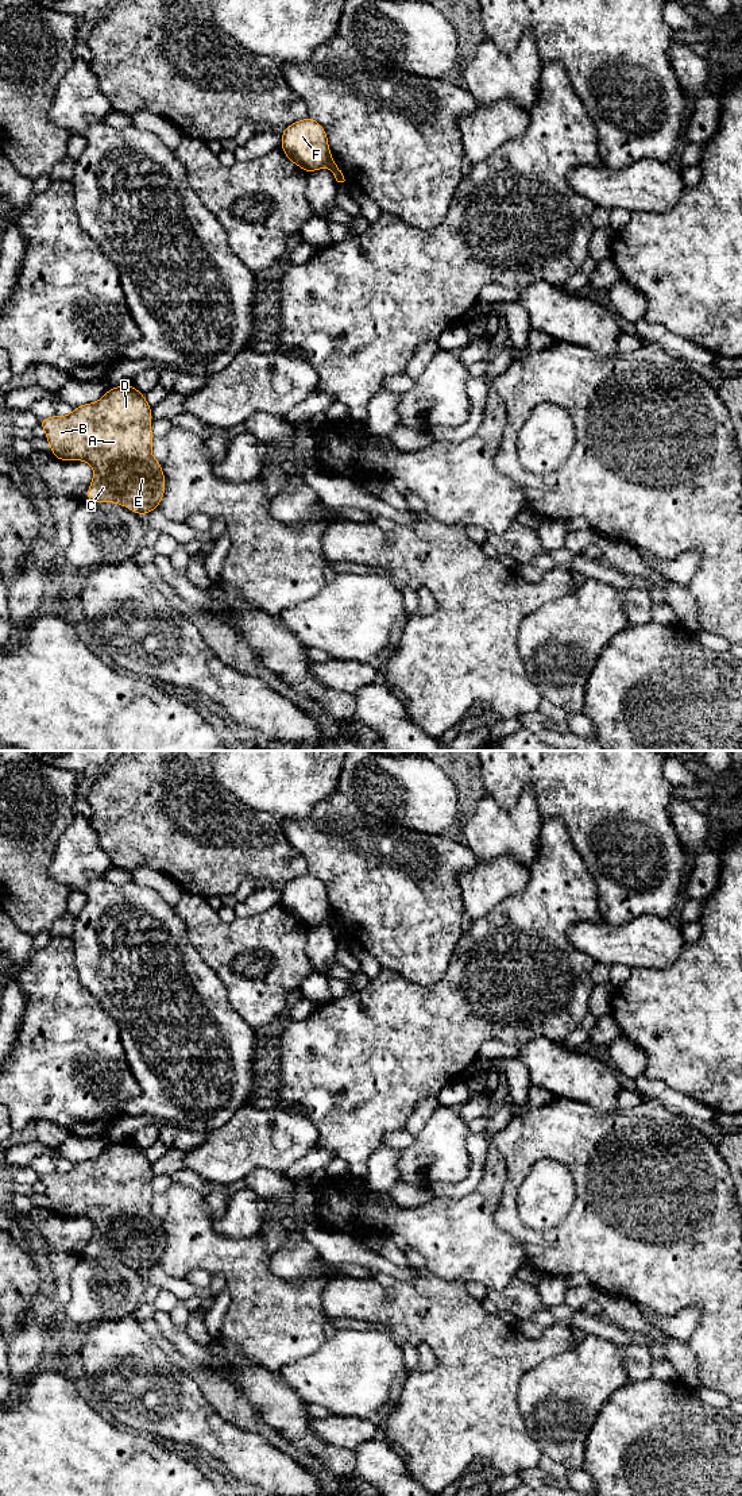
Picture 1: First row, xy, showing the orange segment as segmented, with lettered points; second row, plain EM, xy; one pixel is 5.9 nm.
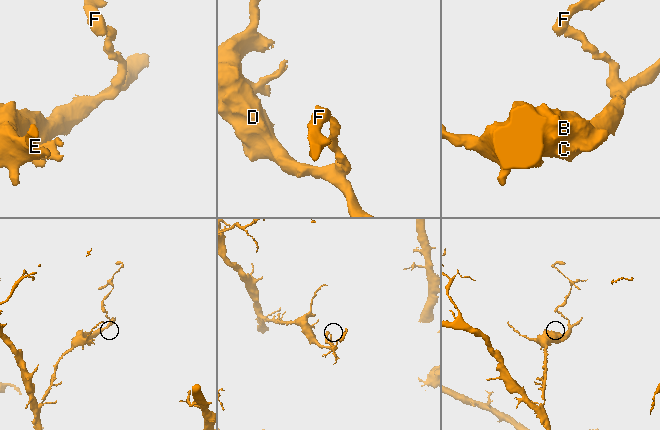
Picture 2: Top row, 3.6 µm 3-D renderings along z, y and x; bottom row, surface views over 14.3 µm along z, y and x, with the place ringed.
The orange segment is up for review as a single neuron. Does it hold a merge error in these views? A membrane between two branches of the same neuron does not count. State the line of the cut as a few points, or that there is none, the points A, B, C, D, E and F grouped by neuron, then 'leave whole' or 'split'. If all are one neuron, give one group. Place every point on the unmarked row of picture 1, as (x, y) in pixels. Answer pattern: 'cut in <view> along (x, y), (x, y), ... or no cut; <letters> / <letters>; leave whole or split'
cut in xy along (333, 917), (329, 924); A B C D E / F; split

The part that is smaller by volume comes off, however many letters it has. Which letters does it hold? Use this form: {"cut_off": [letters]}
{"cut_off": ["F"]}

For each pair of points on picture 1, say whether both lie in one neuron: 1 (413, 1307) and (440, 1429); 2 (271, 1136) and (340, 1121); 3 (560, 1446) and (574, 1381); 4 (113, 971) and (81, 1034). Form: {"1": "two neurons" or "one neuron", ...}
{"1": "one neuron", "2": "two neurons", "3": "one neuron", "4": "two neurons"}

